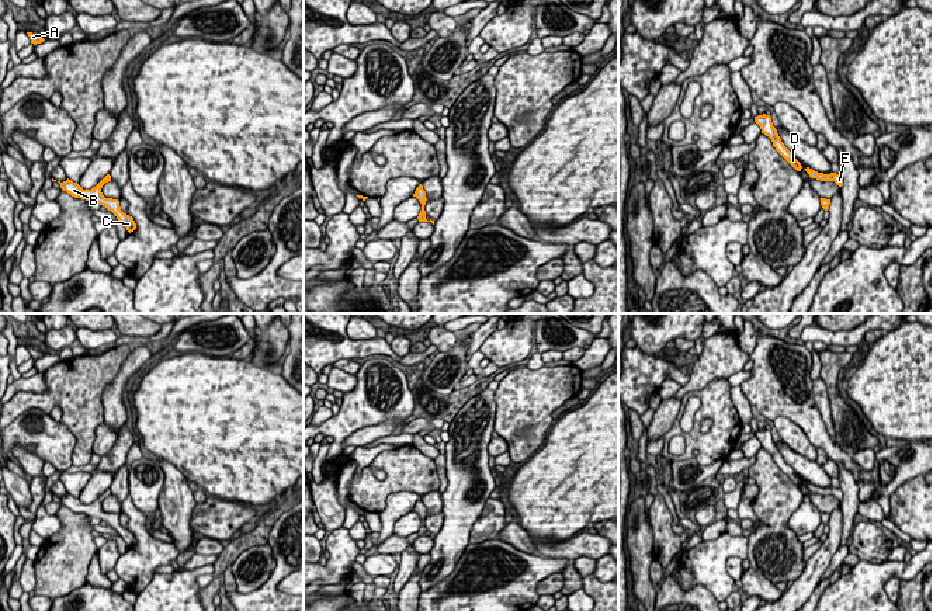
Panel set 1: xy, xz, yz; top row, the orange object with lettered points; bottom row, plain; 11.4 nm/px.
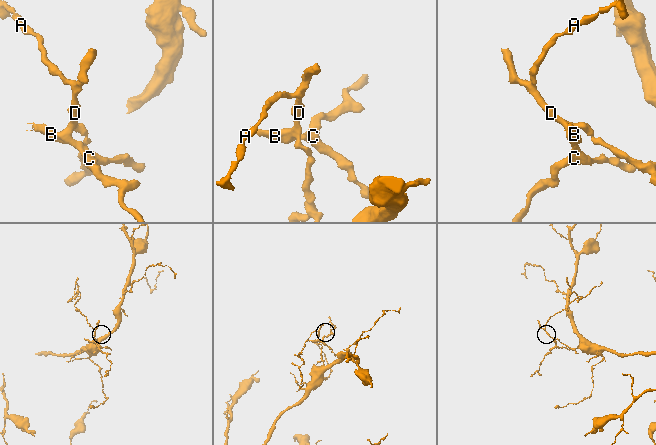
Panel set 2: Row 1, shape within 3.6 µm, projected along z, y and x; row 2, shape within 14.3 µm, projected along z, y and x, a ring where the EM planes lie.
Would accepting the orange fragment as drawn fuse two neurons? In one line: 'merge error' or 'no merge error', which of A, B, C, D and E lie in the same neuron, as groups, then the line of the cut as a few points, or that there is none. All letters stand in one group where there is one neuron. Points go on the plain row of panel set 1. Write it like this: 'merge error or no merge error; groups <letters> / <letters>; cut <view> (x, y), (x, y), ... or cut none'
no merge error; groups A B C D E; cut none

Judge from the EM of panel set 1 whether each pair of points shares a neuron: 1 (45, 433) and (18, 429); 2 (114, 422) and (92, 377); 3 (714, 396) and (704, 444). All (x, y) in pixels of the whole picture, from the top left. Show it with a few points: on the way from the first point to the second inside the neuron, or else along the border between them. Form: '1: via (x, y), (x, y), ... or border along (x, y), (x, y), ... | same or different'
1: via (38, 434), (30, 434), (25, 430) | same
2: border along (120, 370), (103, 393), (103, 420) | different
3: via (717, 408), (715, 433) | same

